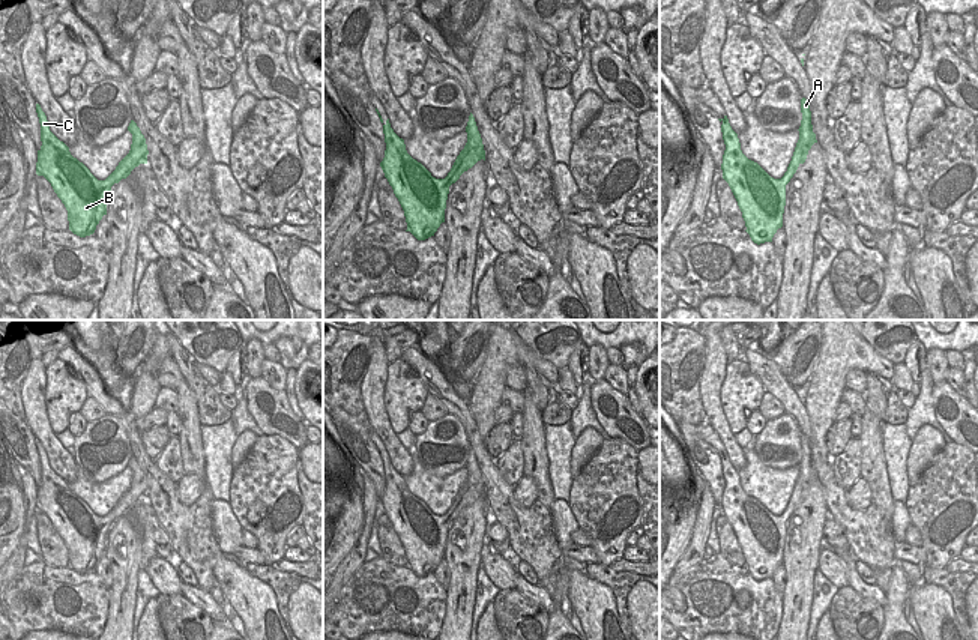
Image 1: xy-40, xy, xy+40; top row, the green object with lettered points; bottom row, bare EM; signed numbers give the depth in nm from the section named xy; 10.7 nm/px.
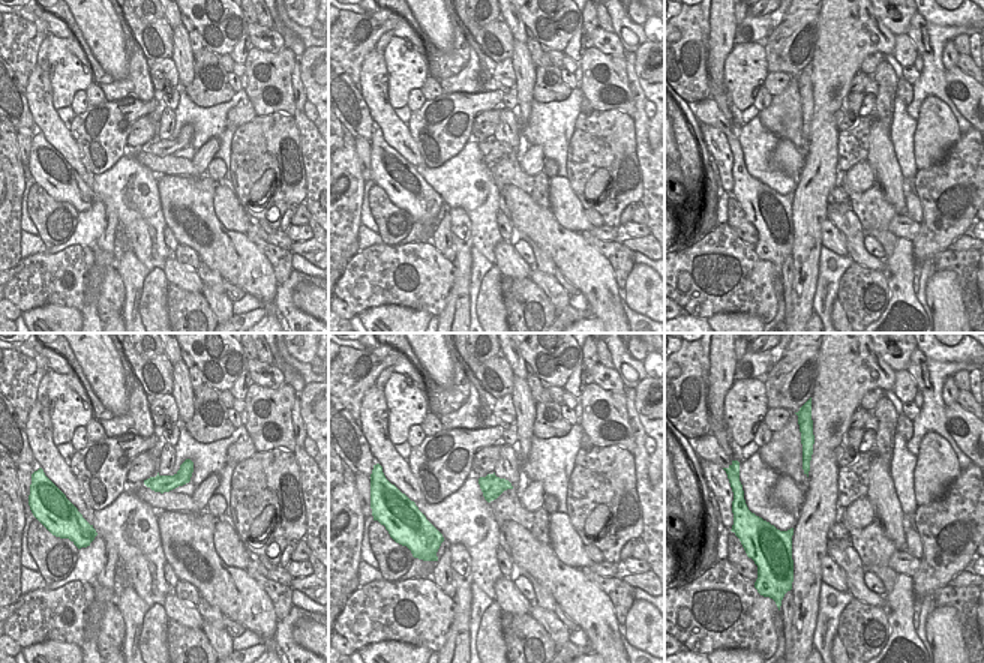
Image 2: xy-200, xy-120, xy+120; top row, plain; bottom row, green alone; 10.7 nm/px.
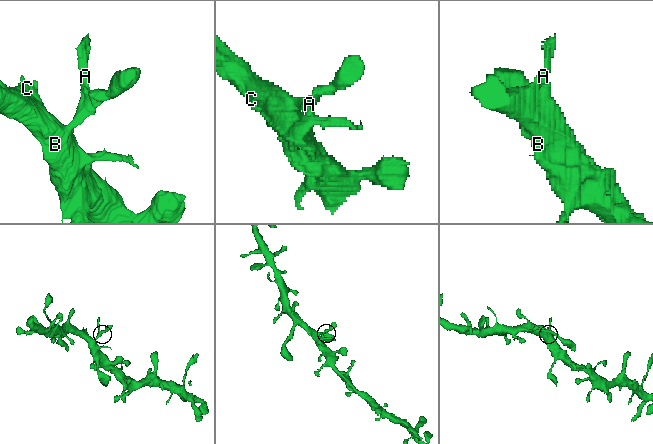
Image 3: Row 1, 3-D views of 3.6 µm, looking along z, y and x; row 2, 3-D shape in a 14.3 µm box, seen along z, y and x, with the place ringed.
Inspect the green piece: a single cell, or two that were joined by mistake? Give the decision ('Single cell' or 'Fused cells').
Single cell.

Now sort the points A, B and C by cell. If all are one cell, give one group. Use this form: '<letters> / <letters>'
A B C

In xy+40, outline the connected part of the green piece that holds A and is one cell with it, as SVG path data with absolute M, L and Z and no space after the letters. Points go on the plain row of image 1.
M801 436L802 457L799 476L792 497L781 515L771 514L757 499L748 496L742 487L738 470L732 466L727 452L718 455L726 487L723 491L723 515L729 520L745 557L747 569L757 581L772 578L774 571L783 563L786 542L786 521L798 503L805 499L808 487L816 476L811 461L810 440Z

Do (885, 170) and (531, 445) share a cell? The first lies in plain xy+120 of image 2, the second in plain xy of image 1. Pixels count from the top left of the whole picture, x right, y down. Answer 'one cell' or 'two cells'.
one cell

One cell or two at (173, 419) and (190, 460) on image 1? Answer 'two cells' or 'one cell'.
two cells

